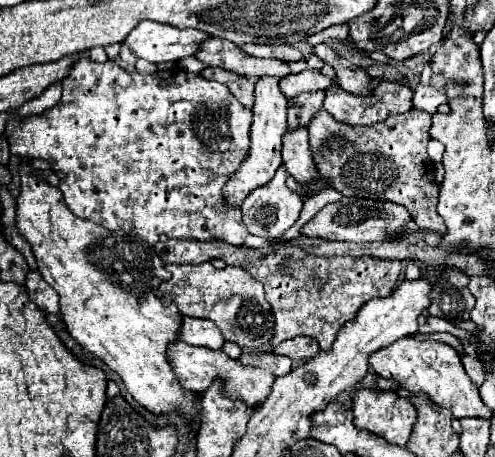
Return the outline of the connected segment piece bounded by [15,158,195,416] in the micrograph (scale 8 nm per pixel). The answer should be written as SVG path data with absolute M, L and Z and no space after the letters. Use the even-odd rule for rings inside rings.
M21 158L19 162L21 188L19 188L17 206L15 206L15 214L17 214L15 228L31 244L31 250L35 254L43 280L59 294L61 316L69 334L85 350L89 350L91 354L101 358L111 370L115 370L123 378L127 390L143 408L155 414L171 408L179 408L181 412L187 412L187 416L195 414L195 396L193 392L183 390L179 386L179 380L171 372L167 354L165 354L167 344L171 340L177 340L181 314L175 308L175 304L173 308L165 308L165 304L157 296L157 286L161 280L169 278L169 272L163 268L163 262L159 260L155 248L123 232L115 232L115 242L99 242L103 238L109 238L111 232L105 228L99 228L91 220L77 218L67 208L63 200L63 192L59 188L53 188L45 178L39 178L33 172L35 168L31 166L31 160Z

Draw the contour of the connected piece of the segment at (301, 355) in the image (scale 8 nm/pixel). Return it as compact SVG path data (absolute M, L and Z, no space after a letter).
M295 336L295 338L283 340L281 344L277 344L273 352L289 356L293 360L309 360L311 356L319 354L319 344L315 344L315 340L307 336Z

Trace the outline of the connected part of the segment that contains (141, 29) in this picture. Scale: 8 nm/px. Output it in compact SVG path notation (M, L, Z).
M153 20L139 22L123 44L137 56L153 64L177 62L181 58L195 54L195 44L207 40L205 32L183 32L171 28L169 24L155 24Z

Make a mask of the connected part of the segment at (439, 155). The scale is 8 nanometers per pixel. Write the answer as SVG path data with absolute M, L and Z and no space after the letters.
M430 139L427 146L427 152L431 158L431 161L438 163L442 161L445 147L438 140Z

